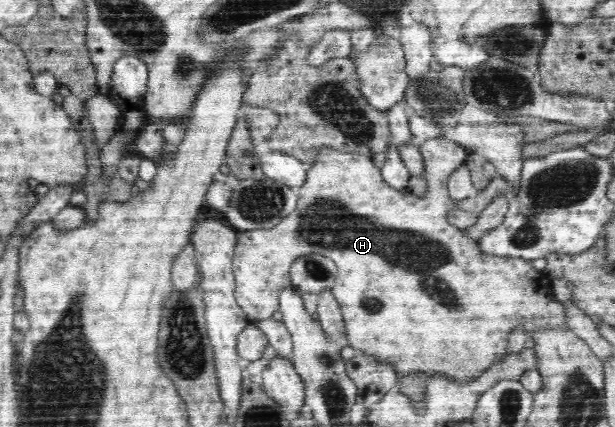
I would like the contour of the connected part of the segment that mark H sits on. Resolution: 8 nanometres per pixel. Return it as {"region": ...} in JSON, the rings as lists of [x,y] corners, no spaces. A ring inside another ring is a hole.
{"region":[[[434,137],[418,143],[422,158],[424,159],[424,178],[426,178],[426,193],[422,196],[413,195],[410,190],[396,190],[383,180],[381,168],[374,166],[373,158],[366,157],[357,153],[344,153],[334,150],[328,146],[322,146],[315,157],[314,163],[308,165],[307,176],[303,184],[298,187],[297,208],[290,213],[288,217],[274,226],[272,229],[257,229],[254,231],[240,231],[233,255],[233,276],[235,277],[235,299],[238,306],[245,312],[245,315],[251,322],[253,320],[264,320],[272,317],[274,313],[280,309],[280,291],[288,289],[291,286],[290,271],[292,263],[299,257],[311,253],[317,253],[326,256],[337,265],[338,276],[334,286],[331,288],[339,309],[342,310],[343,327],[342,332],[346,333],[347,343],[357,351],[363,352],[366,355],[374,355],[374,358],[380,358],[382,362],[388,362],[394,366],[394,370],[398,373],[409,374],[410,372],[426,372],[430,377],[436,374],[442,374],[456,380],[456,382],[465,382],[473,380],[479,376],[486,368],[500,361],[504,355],[508,355],[508,340],[510,331],[518,325],[524,325],[525,333],[528,333],[526,340],[528,341],[538,329],[544,326],[560,326],[566,328],[566,309],[562,303],[559,303],[550,294],[551,279],[545,273],[533,268],[531,260],[522,258],[506,258],[498,256],[490,256],[482,253],[477,248],[476,240],[464,235],[463,230],[451,224],[448,219],[448,213],[455,210],[456,202],[449,196],[448,177],[450,174],[462,164],[470,154],[465,147],[454,141],[448,141],[443,137]]]}

